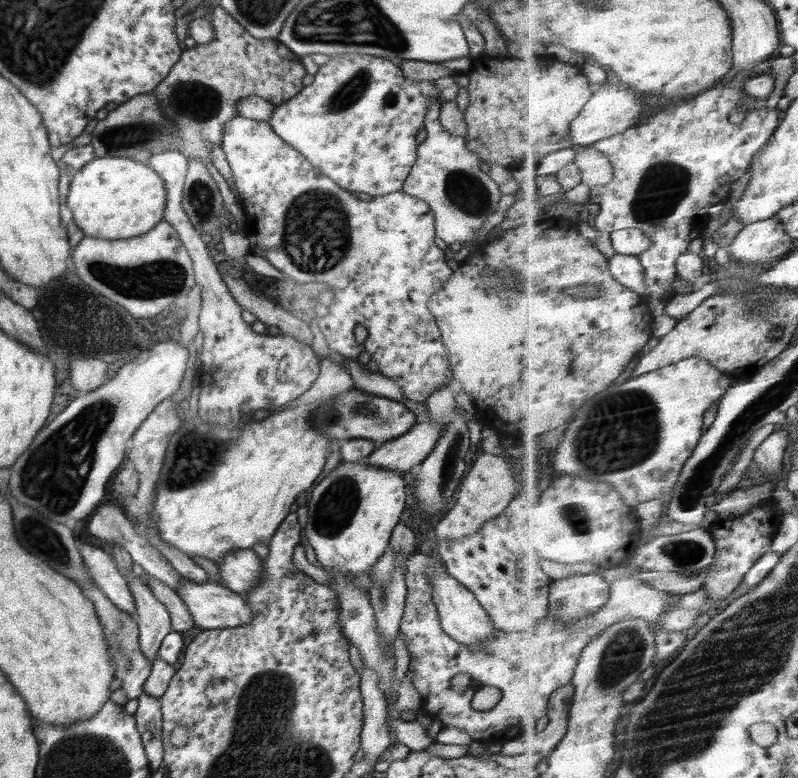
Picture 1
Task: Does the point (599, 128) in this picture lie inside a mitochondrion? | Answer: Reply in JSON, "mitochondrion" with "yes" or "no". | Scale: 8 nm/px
{"mitochondrion":"no"}

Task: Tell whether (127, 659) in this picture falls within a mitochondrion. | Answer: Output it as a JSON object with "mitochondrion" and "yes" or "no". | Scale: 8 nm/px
{"mitochondrion":"yes"}

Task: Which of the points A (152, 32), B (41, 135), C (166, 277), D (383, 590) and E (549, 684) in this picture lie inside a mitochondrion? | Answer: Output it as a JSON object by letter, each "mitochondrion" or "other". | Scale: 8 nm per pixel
{"A":"other","B":"other","C":"mitochondrion","D":"mitochondrion","E":"other"}

